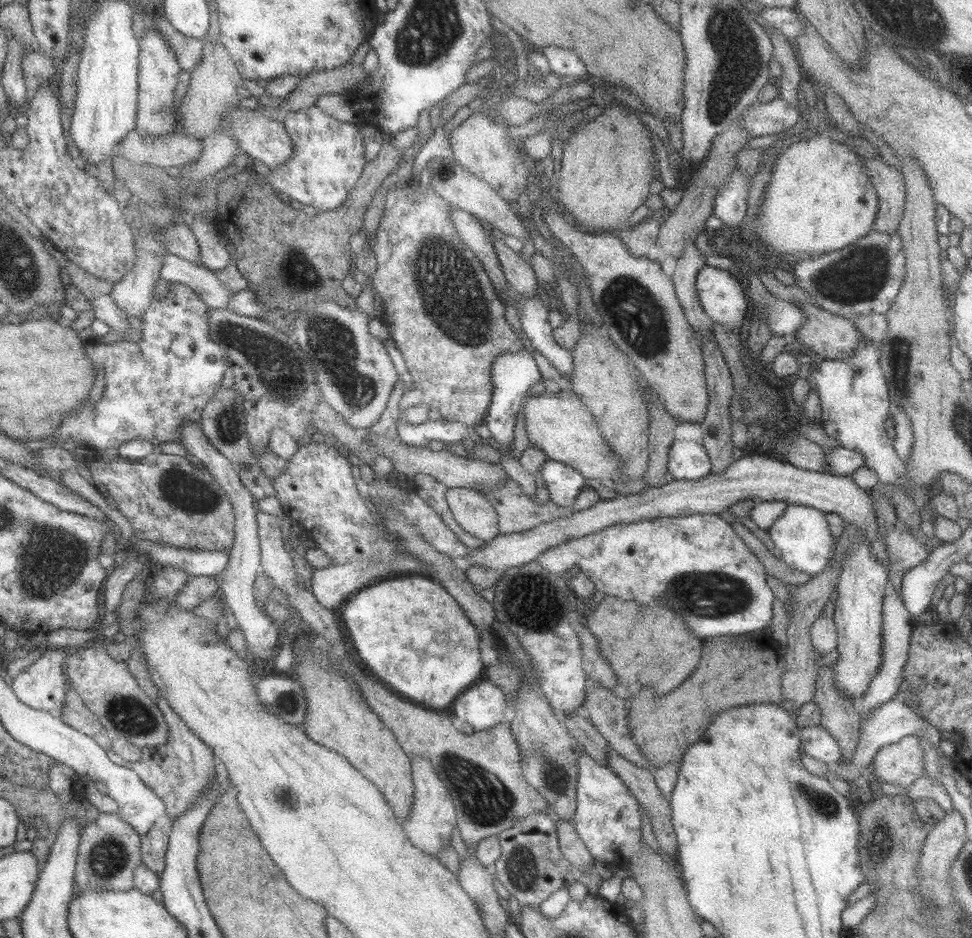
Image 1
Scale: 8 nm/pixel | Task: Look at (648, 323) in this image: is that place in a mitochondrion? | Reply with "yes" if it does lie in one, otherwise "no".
yes

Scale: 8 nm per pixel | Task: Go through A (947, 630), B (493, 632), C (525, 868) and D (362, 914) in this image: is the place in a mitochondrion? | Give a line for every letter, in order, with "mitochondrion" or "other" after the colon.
A: other
B: mitochondrion
C: mitochondrion
D: other

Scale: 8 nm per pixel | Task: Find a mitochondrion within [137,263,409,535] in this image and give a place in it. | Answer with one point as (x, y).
(336, 355)

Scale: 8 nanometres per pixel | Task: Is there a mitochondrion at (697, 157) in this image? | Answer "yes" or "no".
no

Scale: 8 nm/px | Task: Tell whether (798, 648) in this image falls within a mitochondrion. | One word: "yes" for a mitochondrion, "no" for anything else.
no

